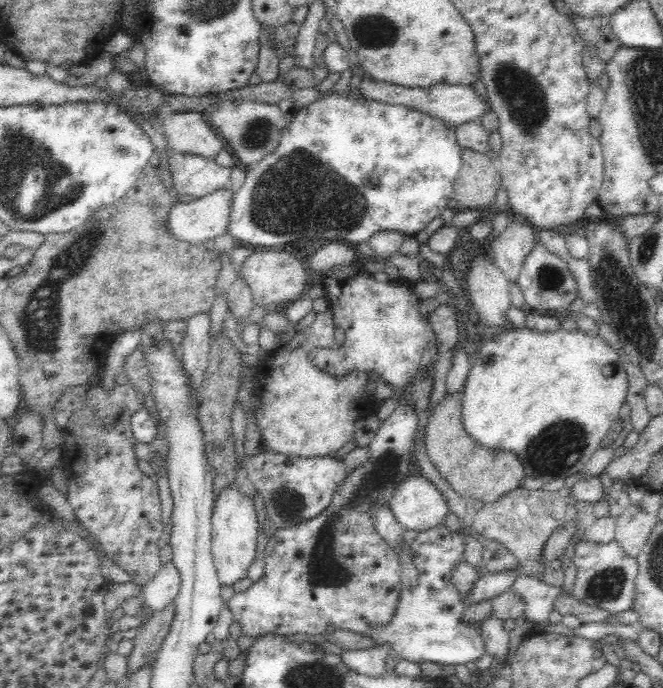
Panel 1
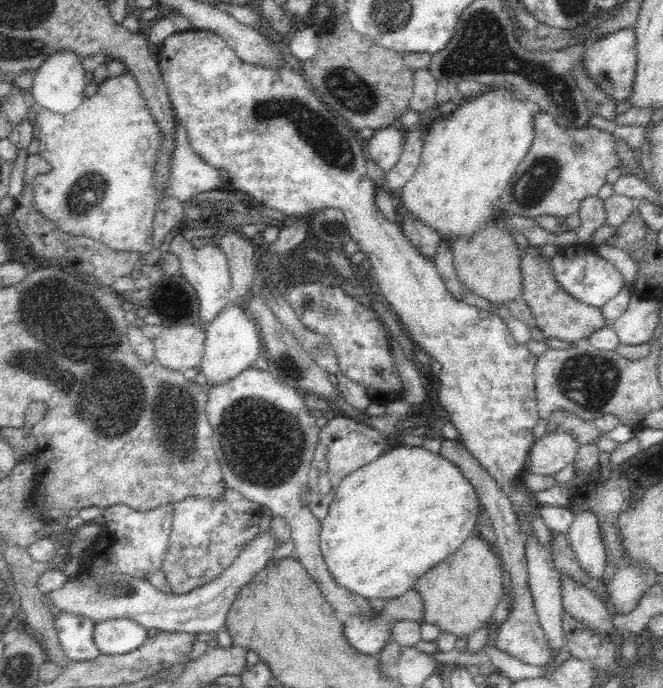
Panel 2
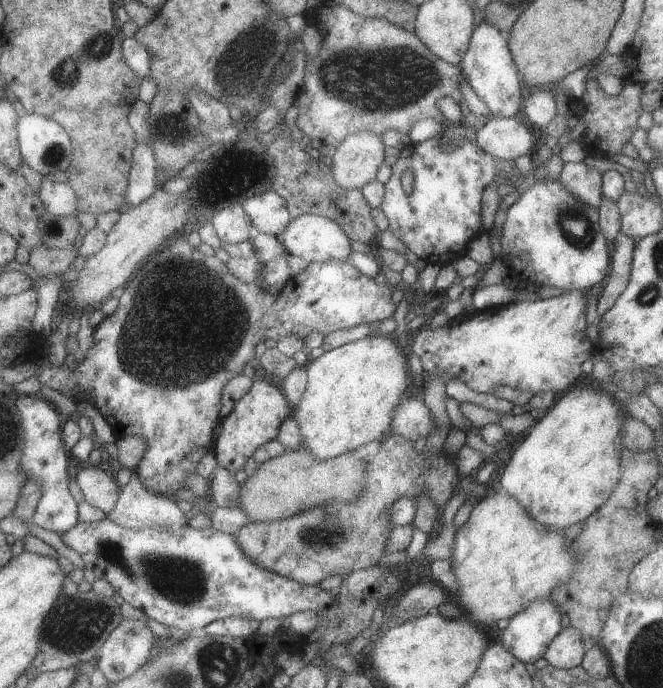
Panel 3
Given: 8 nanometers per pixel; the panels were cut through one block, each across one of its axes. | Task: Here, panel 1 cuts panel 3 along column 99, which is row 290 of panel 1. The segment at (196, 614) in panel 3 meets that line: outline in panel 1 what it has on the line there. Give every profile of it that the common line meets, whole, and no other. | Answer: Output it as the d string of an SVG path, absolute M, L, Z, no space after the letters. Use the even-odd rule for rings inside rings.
M538 241L526 256L516 283L520 287L527 310L544 315L560 317L569 314L570 304L579 297L576 277L572 275L568 264Z

